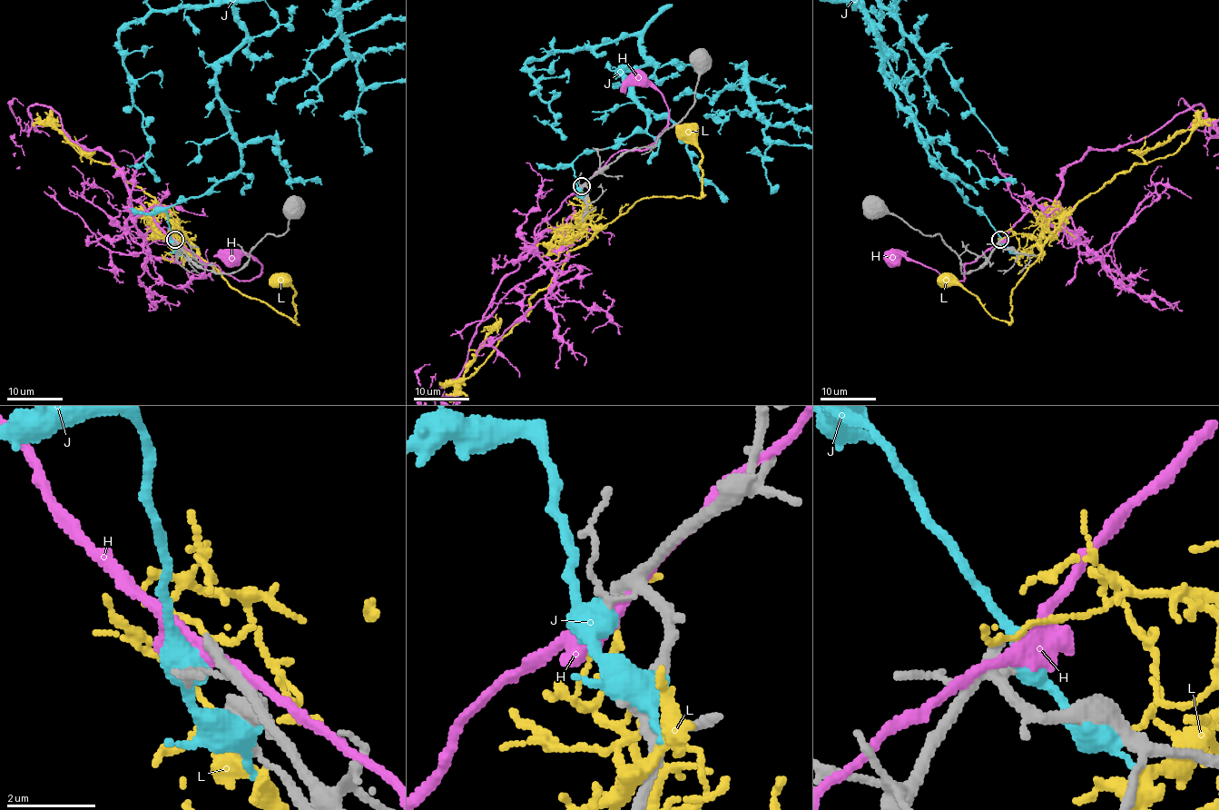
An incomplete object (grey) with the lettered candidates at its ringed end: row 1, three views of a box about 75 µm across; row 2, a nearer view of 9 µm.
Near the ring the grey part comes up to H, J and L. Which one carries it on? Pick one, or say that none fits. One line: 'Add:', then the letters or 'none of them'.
Add: none of them

